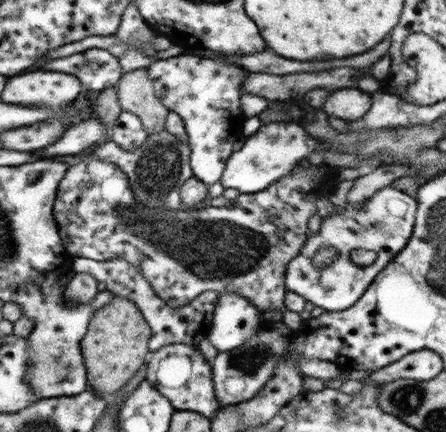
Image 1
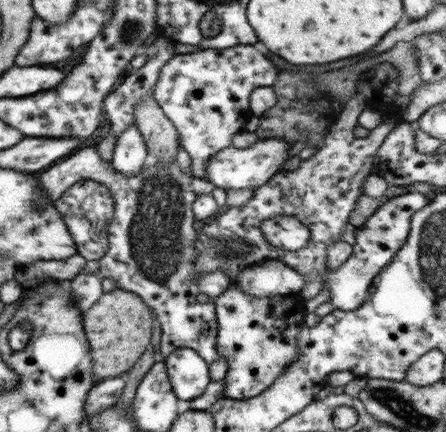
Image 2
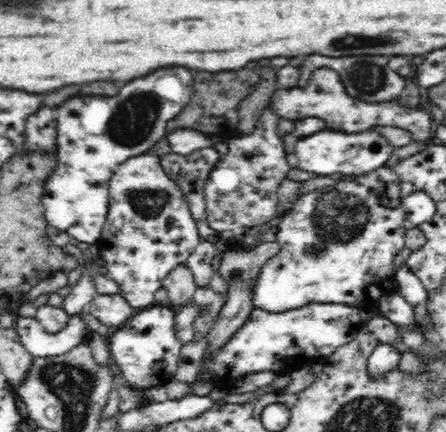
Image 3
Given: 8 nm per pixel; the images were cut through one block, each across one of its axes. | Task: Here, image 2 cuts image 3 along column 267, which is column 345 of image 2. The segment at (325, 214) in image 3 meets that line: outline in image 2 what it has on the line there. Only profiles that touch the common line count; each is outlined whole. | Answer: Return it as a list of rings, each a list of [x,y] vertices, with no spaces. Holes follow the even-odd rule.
[[[407,192],[403,196],[389,198],[389,202],[379,206],[367,218],[367,222],[355,230],[355,246],[353,246],[351,256],[335,272],[325,270],[325,274],[323,274],[321,288],[331,290],[329,302],[335,310],[351,312],[367,302],[367,292],[371,290],[373,278],[377,278],[377,274],[381,274],[381,270],[385,266],[389,266],[389,262],[393,262],[395,254],[405,246],[405,240],[407,240],[409,228],[411,228],[411,216],[417,214],[419,210],[423,210],[423,206],[427,206],[427,204],[429,204],[429,198],[421,196],[417,192]]]

